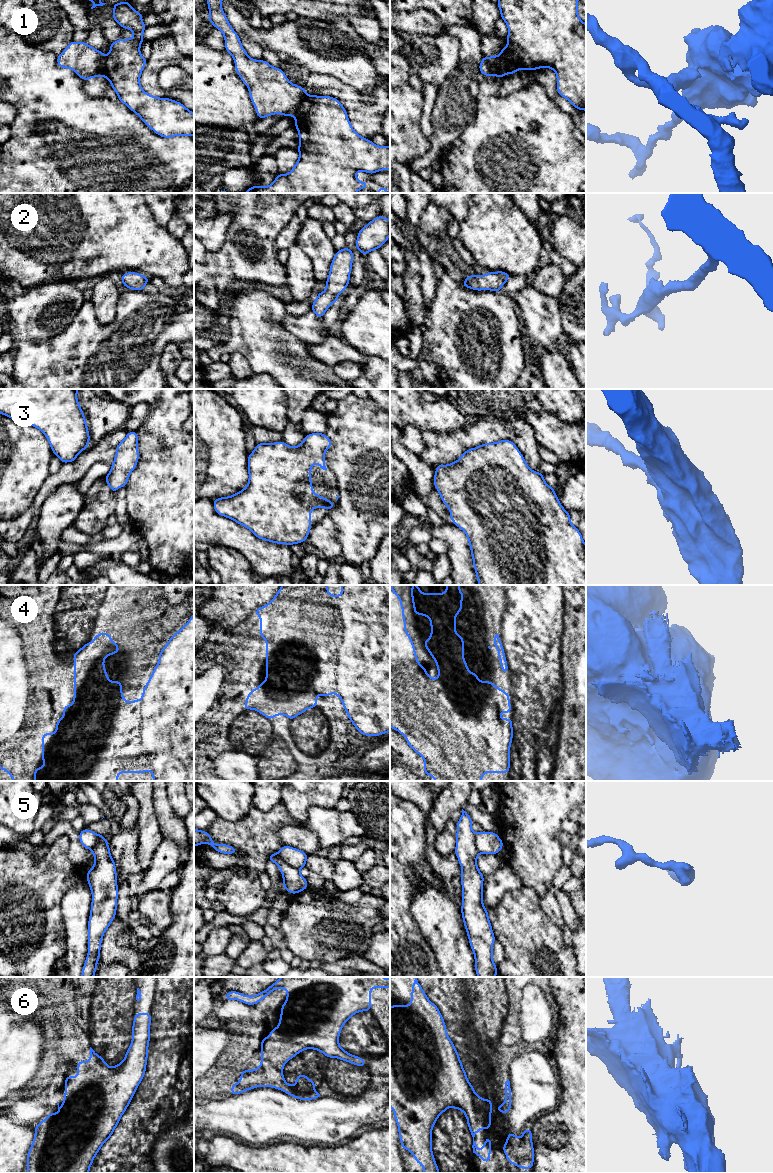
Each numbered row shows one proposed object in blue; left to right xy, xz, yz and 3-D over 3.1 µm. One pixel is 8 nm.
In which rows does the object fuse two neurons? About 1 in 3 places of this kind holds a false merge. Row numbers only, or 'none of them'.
1, 4

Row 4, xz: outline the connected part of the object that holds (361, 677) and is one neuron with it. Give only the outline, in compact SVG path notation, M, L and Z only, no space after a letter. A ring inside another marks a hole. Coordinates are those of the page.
M341 585L342 592L332 598L339 605L340 644L334 667L319 667L313 687L321 696L336 694L348 719L364 736L381 736L390 732L390 585Z

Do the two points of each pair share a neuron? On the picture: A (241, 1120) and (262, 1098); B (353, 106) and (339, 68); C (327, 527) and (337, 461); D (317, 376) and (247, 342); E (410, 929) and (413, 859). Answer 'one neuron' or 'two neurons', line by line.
A: one neuron
B: two neurons
C: two neurons
D: one neuron
E: one neuron

